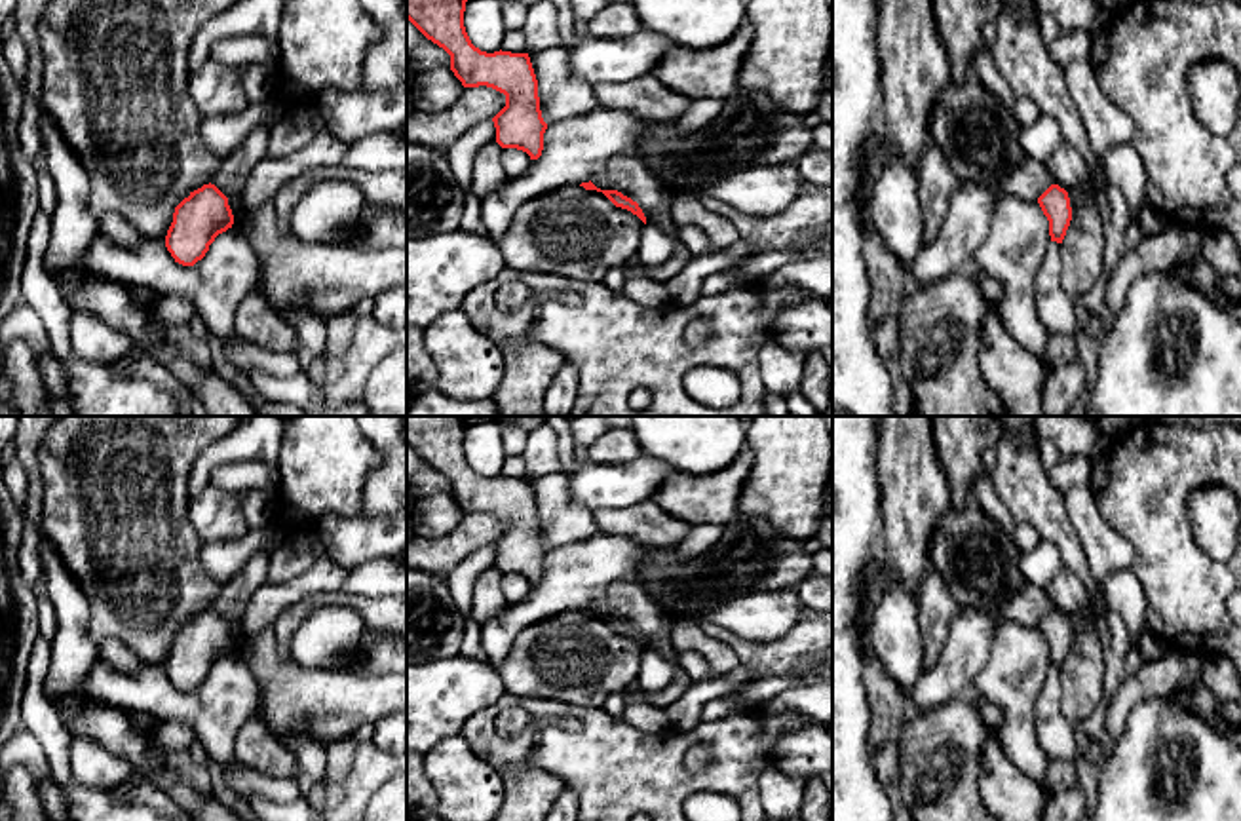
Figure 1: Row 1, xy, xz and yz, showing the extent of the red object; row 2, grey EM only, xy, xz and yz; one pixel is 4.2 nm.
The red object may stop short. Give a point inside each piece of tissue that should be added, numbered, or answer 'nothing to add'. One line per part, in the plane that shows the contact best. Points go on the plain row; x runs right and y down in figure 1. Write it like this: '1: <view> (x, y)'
1: xy (234, 628)

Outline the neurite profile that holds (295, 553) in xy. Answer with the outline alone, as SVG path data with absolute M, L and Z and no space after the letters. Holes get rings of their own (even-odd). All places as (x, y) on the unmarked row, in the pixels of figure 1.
M295 530L283 534L270 551L268 582L287 583L306 574L325 549L315 530Z

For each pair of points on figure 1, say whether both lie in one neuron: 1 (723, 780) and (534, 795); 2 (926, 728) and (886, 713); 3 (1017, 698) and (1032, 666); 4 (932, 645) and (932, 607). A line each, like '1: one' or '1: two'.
1: two
2: two
3: one
4: one

